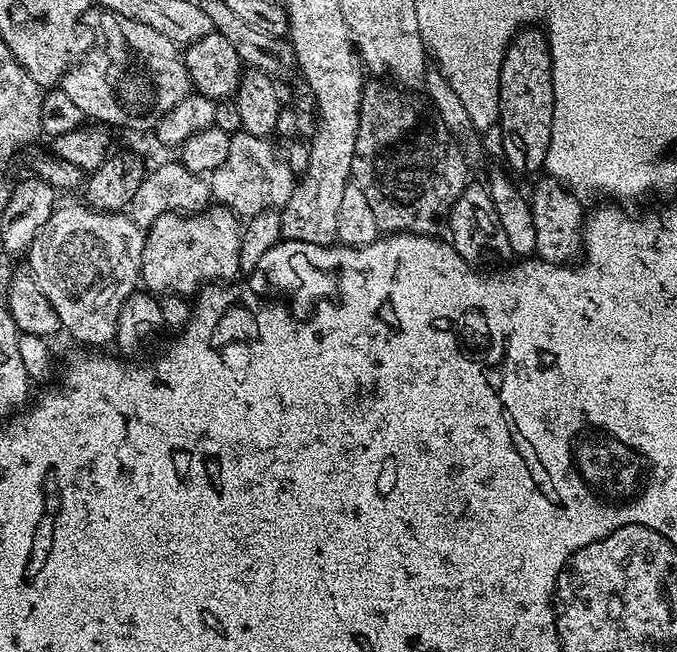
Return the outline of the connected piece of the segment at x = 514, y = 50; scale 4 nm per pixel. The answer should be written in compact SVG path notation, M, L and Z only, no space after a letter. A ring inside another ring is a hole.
M528 26L517 32L506 50L500 67L498 110L498 128L508 135L509 142L524 155L525 166L543 169L548 158L554 118L554 90L548 37L539 27Z

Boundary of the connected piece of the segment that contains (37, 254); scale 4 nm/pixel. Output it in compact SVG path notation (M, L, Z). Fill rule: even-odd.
M83 203L76 204L73 208L57 207L53 212L50 222L46 222L46 226L34 238L34 242L28 247L26 259L28 259L27 271L31 273L34 283L38 284L42 294L46 296L54 311L61 320L61 329L66 333L69 332L76 340L81 340L84 344L104 344L113 339L116 335L116 315L120 313L122 302L129 296L131 292L137 291L138 281L140 279L140 263L142 262L142 250L144 249L144 232L128 214L120 212L100 212L93 208L85 206Z

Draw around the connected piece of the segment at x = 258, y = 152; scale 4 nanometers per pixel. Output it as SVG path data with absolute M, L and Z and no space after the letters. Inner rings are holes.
M240 130L231 135L227 158L217 170L209 173L213 201L231 209L240 218L251 218L262 212L283 208L296 183L296 174L287 161L276 154L271 142Z

